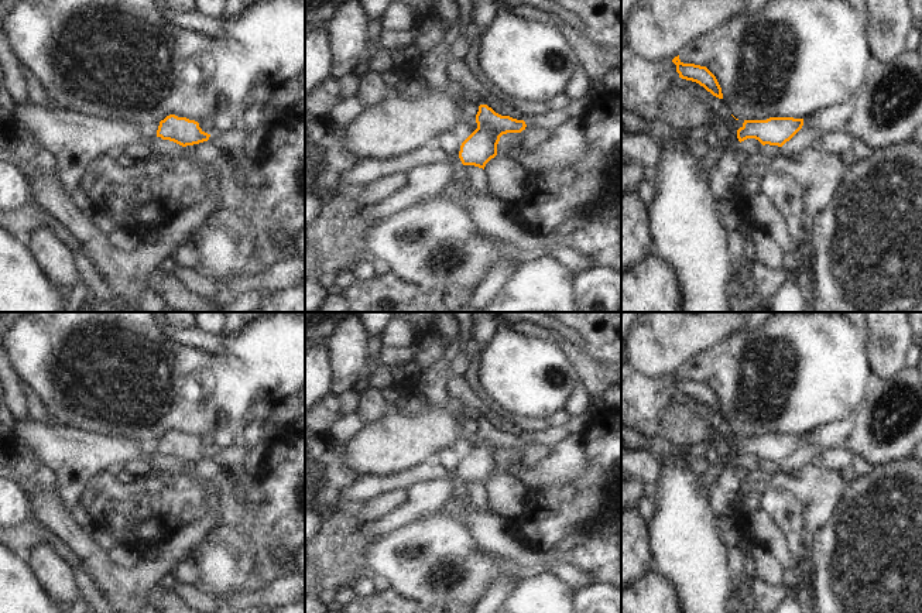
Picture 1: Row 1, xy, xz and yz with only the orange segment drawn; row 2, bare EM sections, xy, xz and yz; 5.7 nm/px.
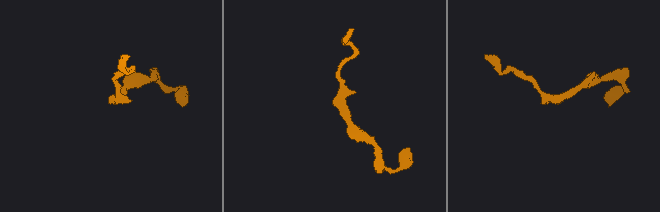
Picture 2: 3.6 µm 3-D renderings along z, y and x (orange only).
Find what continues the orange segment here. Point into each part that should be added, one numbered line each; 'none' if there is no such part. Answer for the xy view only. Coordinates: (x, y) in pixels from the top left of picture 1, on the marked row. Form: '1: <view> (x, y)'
none

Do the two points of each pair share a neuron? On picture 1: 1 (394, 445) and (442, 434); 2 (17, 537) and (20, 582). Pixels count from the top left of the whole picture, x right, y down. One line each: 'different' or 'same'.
1: same
2: different

